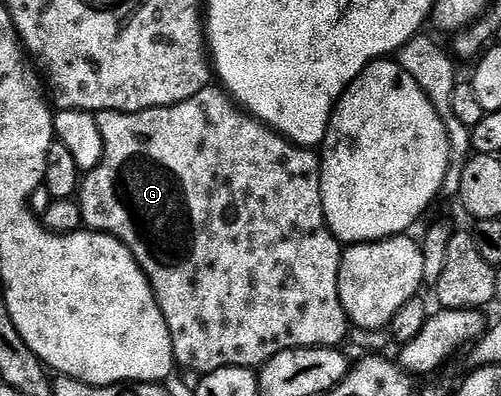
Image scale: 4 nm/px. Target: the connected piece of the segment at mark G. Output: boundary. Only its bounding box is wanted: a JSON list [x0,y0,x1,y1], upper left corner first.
[76,86,348,374]

